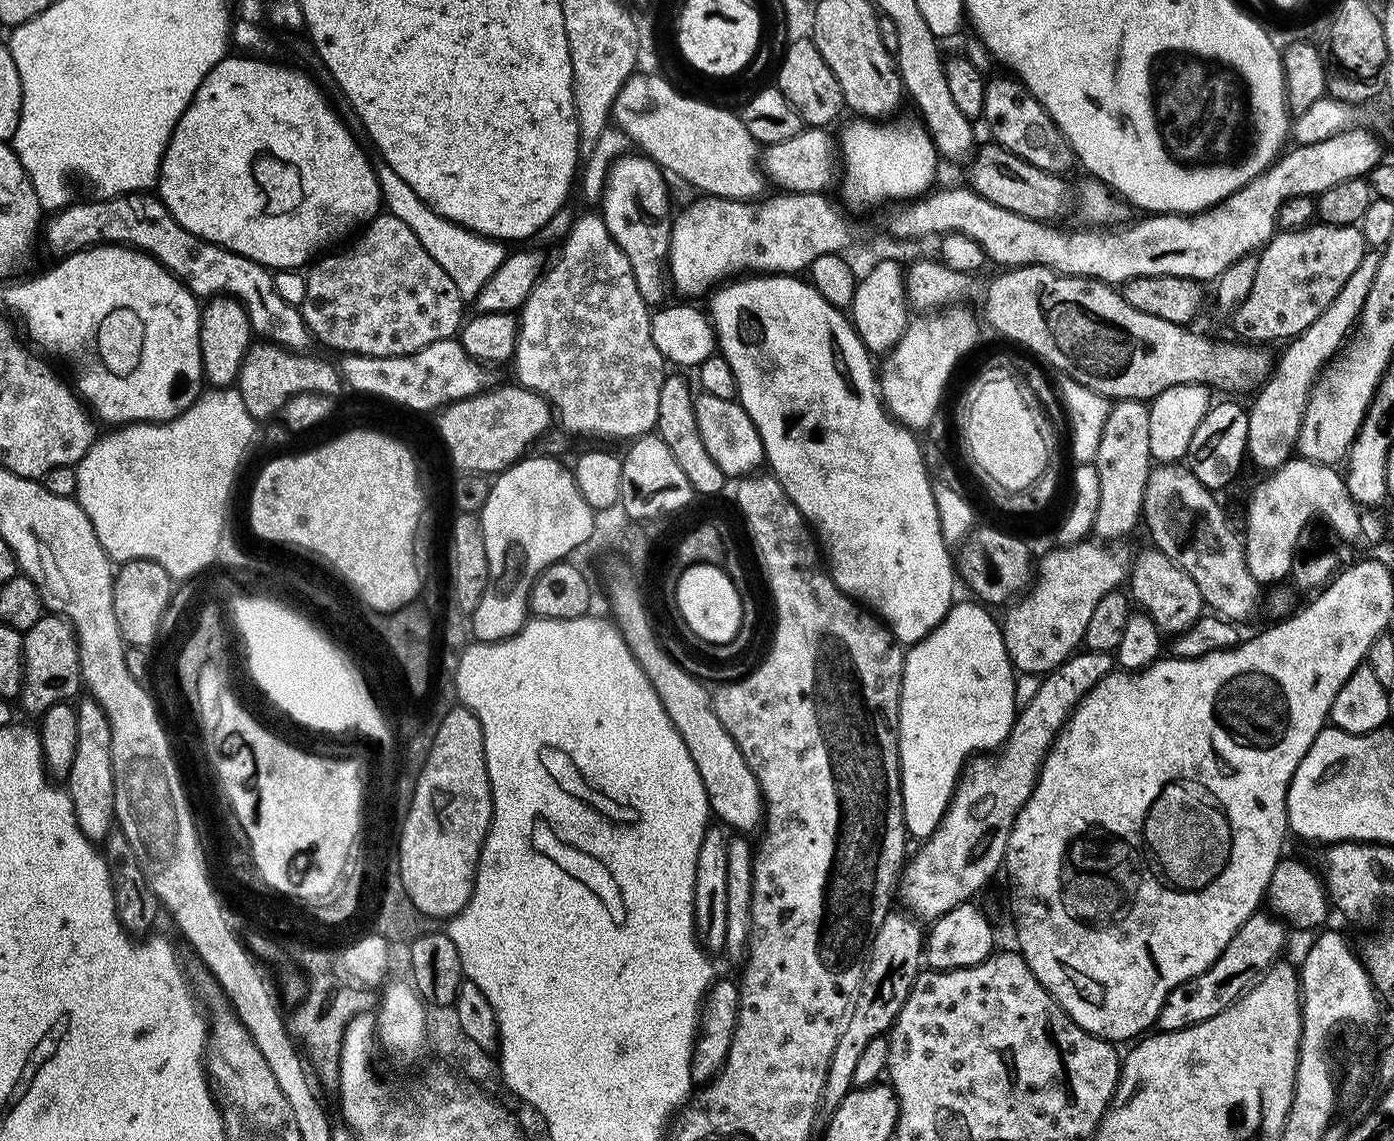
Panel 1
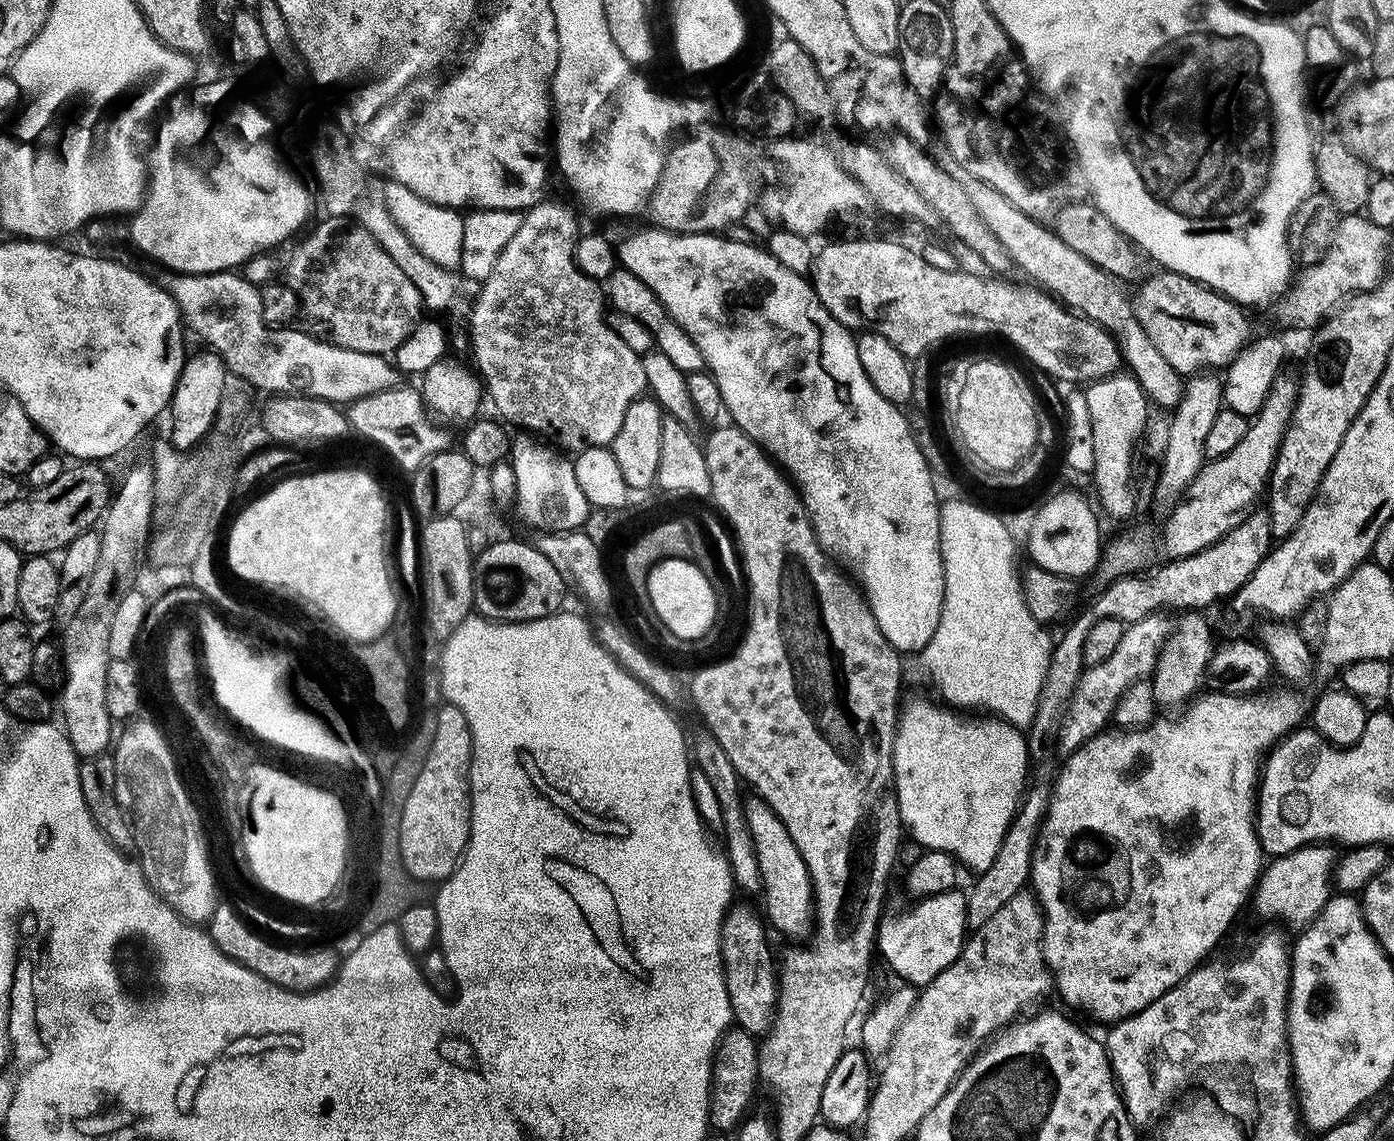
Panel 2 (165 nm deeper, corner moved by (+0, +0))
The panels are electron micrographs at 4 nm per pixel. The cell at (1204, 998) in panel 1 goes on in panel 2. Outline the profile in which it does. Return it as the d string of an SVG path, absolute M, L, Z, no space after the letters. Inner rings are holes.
M1331 843L1307 844L1290 854L1273 856L1265 863L1254 889L1254 904L1268 916L1285 920L1295 930L1313 924L1334 895L1333 872L1338 852Z

